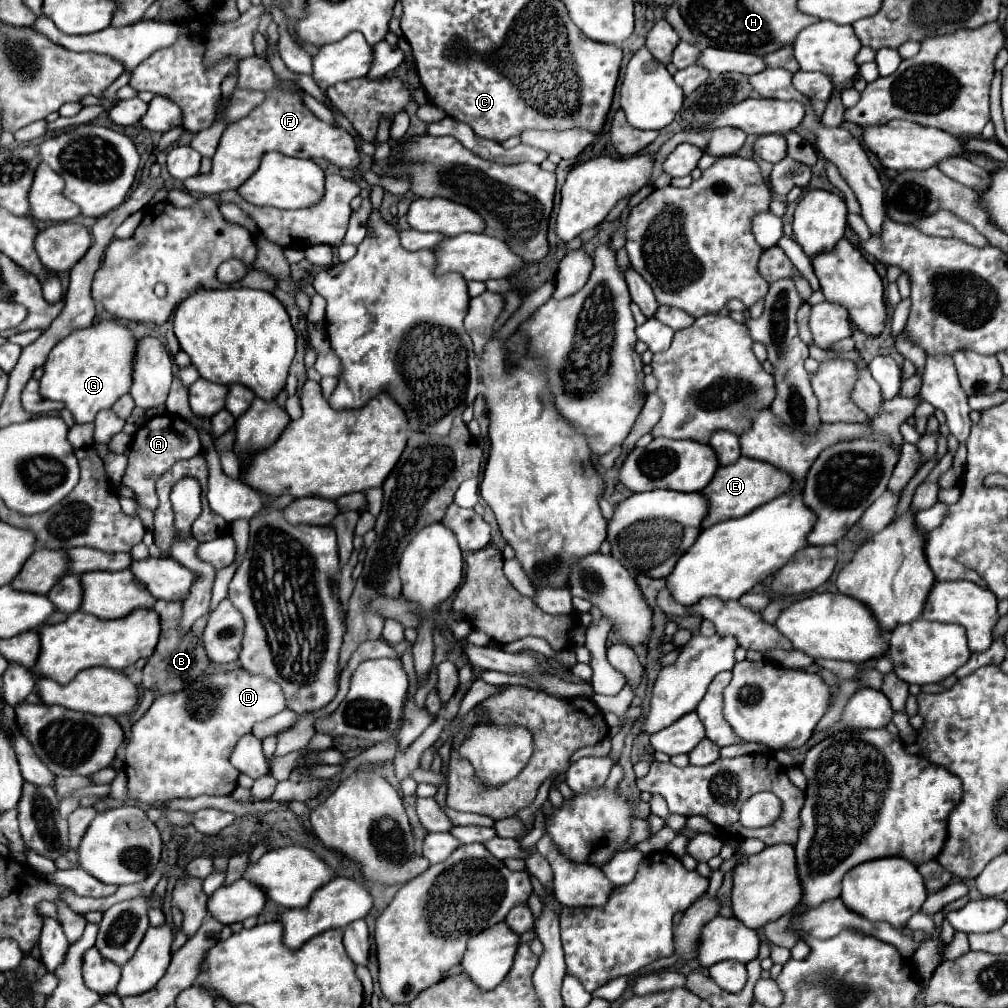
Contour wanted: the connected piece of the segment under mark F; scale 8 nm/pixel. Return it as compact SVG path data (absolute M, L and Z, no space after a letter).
M285 88L267 92L263 104L259 104L249 116L243 120L229 124L221 136L217 152L213 156L213 170L209 174L199 174L195 178L187 178L183 188L191 194L221 194L223 190L237 190L251 172L259 166L259 160L265 152L281 152L295 158L317 158L327 160L337 168L357 168L359 154L357 144L351 134L343 128L333 128L321 122L303 102L297 92L289 92Z

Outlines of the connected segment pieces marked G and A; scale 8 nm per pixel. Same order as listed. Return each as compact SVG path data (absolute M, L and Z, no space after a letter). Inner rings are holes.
M113 320L95 322L89 328L77 330L61 340L49 354L43 376L39 380L39 394L53 402L63 402L73 414L75 424L93 422L99 410L111 408L131 386L131 344L133 334Z
M161 414L155 416L151 420L147 420L135 434L131 446L129 446L129 464L125 468L123 474L123 484L127 488L131 488L137 494L137 502L141 506L145 506L147 510L155 512L157 510L157 492L155 492L155 482L157 478L167 472L175 462L179 460L187 460L193 458L201 452L201 440L199 440L199 432L185 422L181 416L177 414Z

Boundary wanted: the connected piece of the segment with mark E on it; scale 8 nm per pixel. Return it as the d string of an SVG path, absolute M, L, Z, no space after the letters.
M741 456L735 464L729 466L721 466L715 474L715 478L703 488L703 496L709 500L711 510L707 520L703 522L703 528L709 528L717 522L723 520L731 520L731 518L741 518L745 514L749 514L751 510L771 502L773 498L785 494L793 484L793 478L789 472L783 472L781 468L773 466L773 464L765 464L761 460L753 460L753 458L745 458Z

